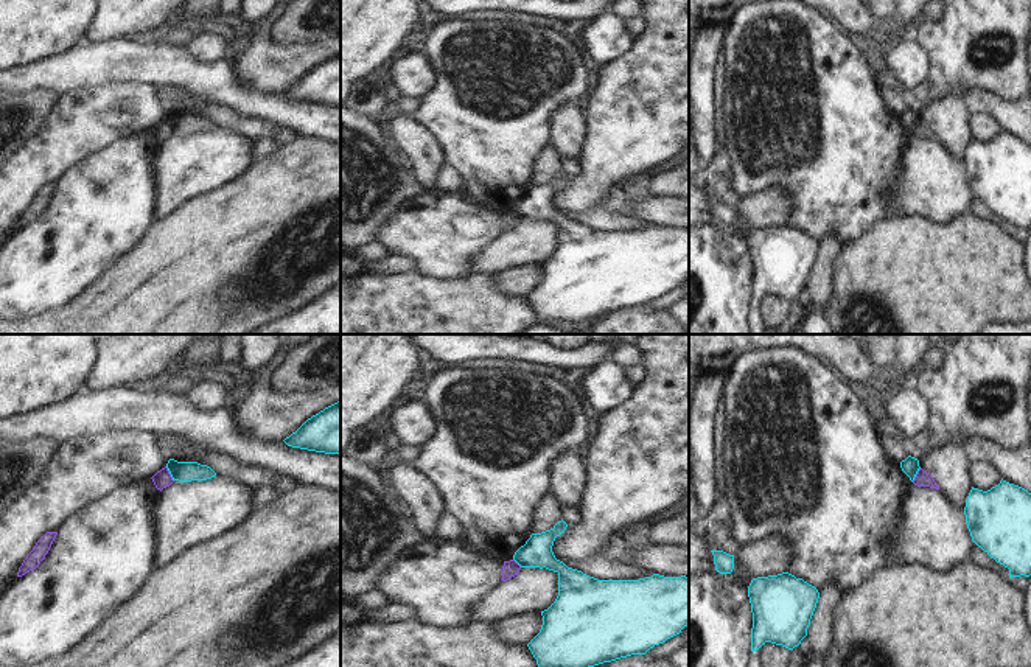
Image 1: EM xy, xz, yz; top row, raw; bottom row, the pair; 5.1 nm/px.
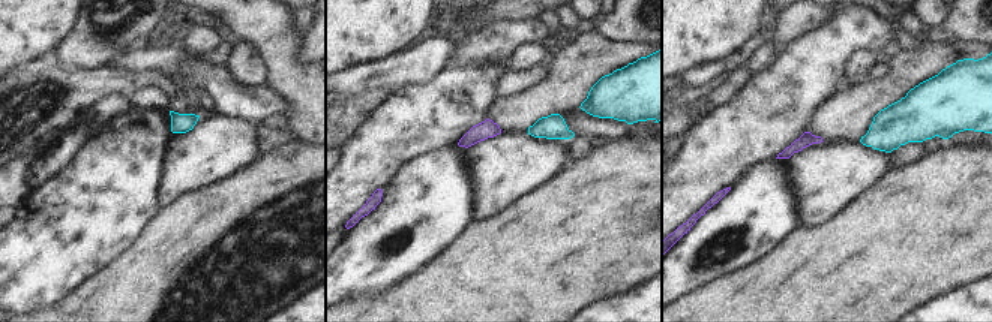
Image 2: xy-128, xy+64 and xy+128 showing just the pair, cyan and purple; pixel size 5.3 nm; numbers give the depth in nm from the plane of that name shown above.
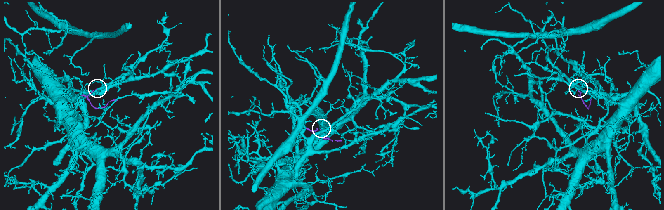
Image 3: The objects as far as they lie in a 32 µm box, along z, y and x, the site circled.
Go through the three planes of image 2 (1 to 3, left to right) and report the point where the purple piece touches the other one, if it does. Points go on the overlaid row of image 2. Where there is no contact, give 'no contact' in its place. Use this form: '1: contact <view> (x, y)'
1: no contact
2: no contact
3: no contact

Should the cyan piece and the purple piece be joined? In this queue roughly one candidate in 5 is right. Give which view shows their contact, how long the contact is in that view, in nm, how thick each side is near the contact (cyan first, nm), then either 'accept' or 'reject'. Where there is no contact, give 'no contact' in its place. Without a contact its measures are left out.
xy | 90 nm | 110/90 nm | reject

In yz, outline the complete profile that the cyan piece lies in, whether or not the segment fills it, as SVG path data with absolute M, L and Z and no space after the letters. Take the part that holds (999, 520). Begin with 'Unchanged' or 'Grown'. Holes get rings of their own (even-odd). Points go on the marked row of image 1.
Unchanged. M1003 479L987 491L972 487L964 515L972 541L1008 567L1009 578L1031 575L1031 493Z

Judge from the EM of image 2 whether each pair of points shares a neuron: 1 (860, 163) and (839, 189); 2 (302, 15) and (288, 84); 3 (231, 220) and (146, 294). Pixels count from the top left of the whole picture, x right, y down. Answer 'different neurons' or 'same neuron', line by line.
1: same neuron
2: different neurons
3: same neuron

